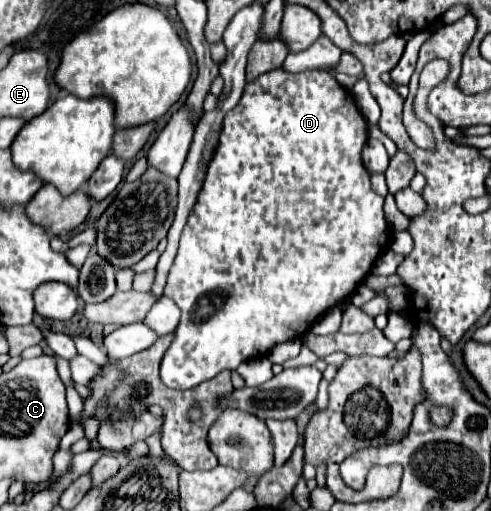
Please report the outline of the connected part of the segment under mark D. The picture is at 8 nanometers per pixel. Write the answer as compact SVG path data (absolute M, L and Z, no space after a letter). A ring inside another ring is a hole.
M273 69L257 79L245 83L241 101L235 109L231 109L221 127L219 143L213 153L213 159L207 169L207 177L203 183L203 189L197 197L197 203L193 205L189 219L185 223L185 229L181 233L179 251L173 261L173 267L167 277L167 285L163 295L173 299L177 307L181 309L181 321L173 333L173 343L163 355L161 361L161 379L167 387L173 389L191 389L207 379L213 379L217 373L225 369L237 369L245 359L251 359L253 355L267 355L271 347L277 343L299 339L311 329L311 323L317 319L317 315L325 313L331 305L345 299L349 293L357 289L357 285L371 273L371 267L377 259L377 255L387 247L391 229L383 215L383 197L377 195L371 189L369 173L363 167L361 161L361 149L367 141L367 121L359 113L355 99L349 89L341 87L331 73L325 71L301 71L301 73L289 73L285 69Z

